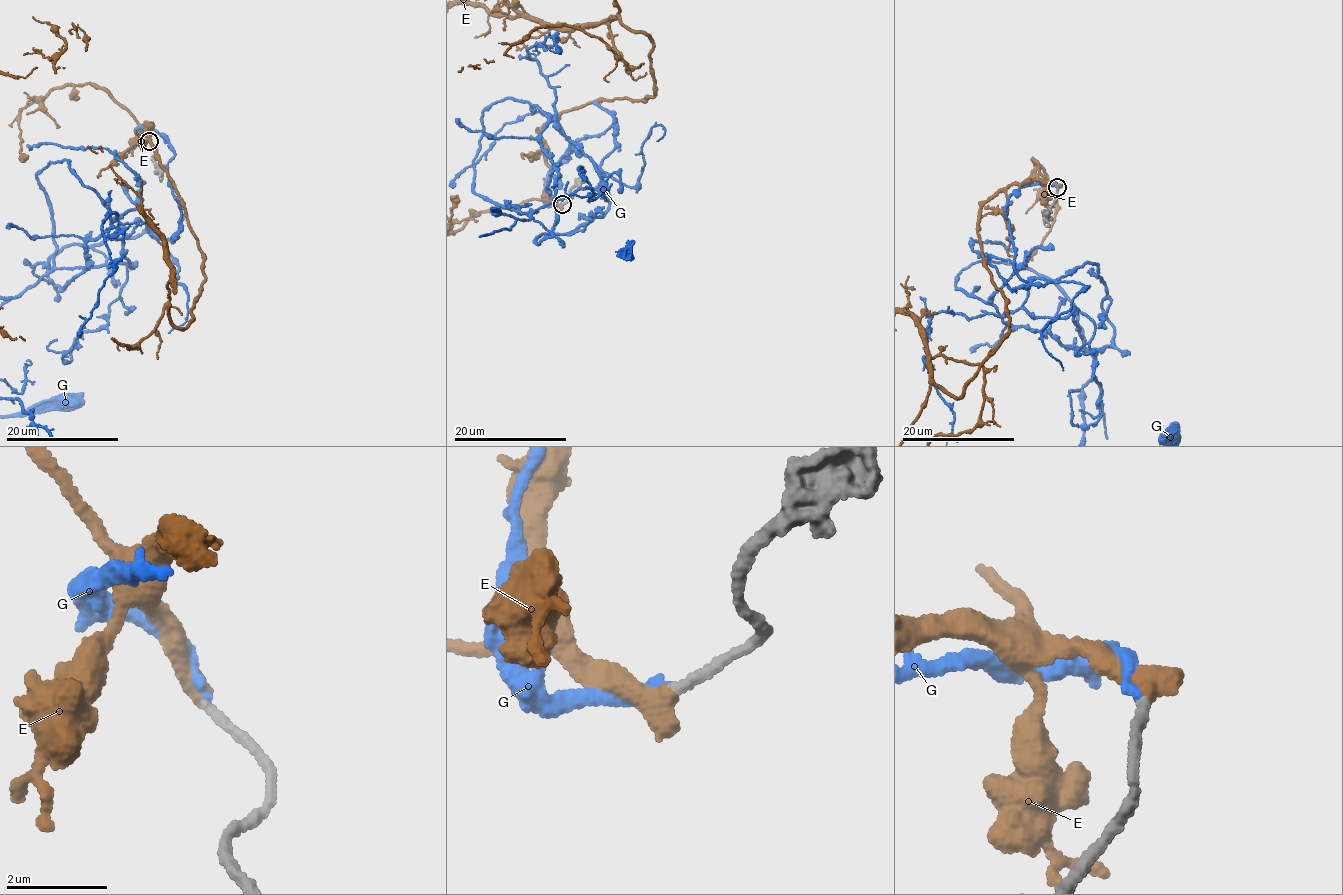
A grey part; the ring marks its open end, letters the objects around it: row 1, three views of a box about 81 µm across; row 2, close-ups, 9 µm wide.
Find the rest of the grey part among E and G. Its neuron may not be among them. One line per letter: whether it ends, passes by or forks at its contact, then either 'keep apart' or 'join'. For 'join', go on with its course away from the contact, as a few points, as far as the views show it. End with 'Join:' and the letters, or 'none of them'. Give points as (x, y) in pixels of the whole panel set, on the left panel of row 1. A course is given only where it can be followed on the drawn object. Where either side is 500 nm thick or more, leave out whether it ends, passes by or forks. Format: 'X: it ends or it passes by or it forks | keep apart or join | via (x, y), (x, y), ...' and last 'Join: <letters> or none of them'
E: it ends | join
G: it ends | keep apart
Join: E

